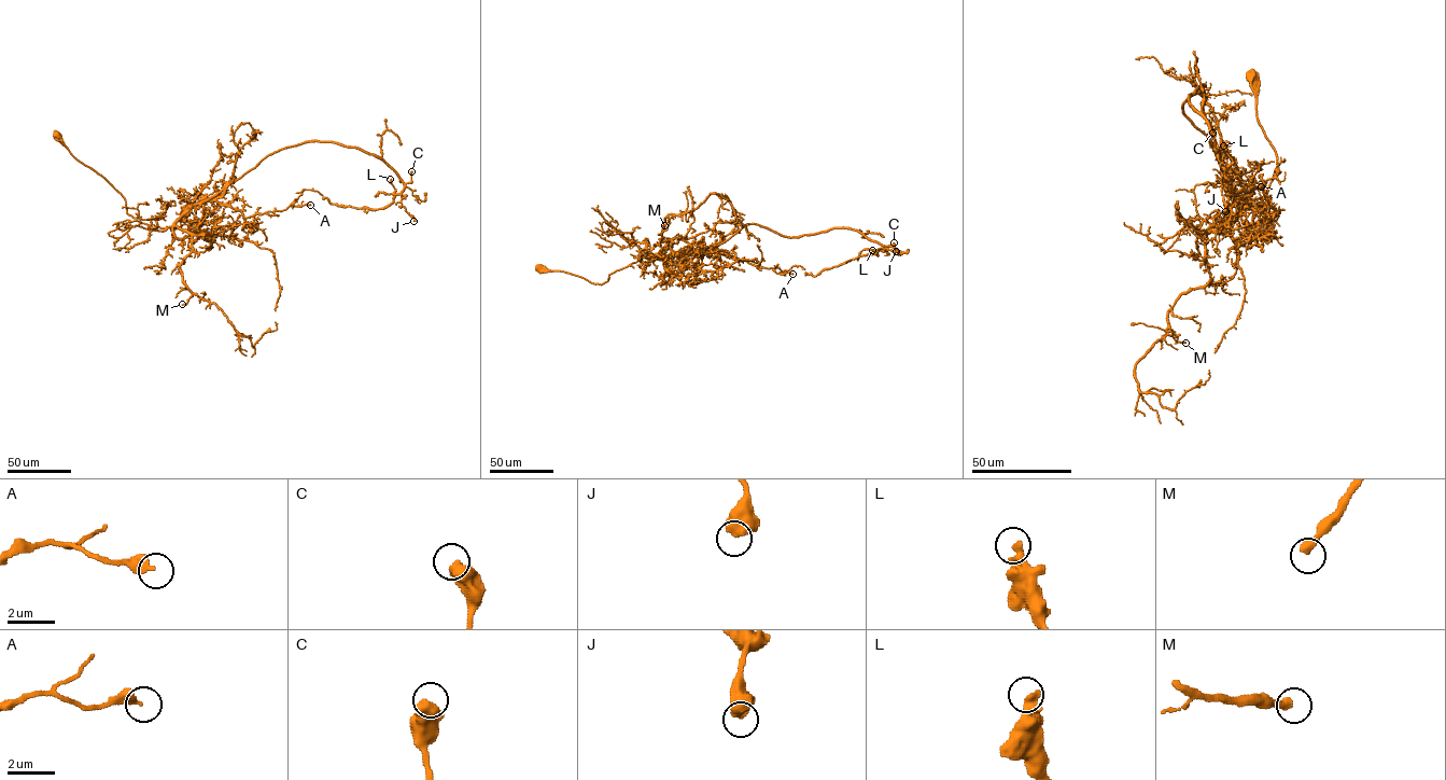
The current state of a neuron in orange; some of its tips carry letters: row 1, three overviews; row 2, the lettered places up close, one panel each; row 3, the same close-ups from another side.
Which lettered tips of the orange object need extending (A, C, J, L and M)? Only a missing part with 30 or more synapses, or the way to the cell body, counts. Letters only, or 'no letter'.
M

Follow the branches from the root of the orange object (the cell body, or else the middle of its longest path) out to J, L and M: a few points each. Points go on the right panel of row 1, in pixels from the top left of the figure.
J: (1251, 77), (1277, 168), (1234, 222), (1218, 151), (1183, 103), (1203, 86), (1189, 101), (1216, 144), (1225, 211)
L: (1251, 77), (1277, 168), (1234, 222), (1218, 151), (1184, 114), (1199, 86), (1189, 101), (1225, 168), (1223, 145)
M: (1251, 77), (1277, 168), (1255, 206), (1205, 233), (1209, 280), (1168, 312), (1174, 338), (1185, 343)

